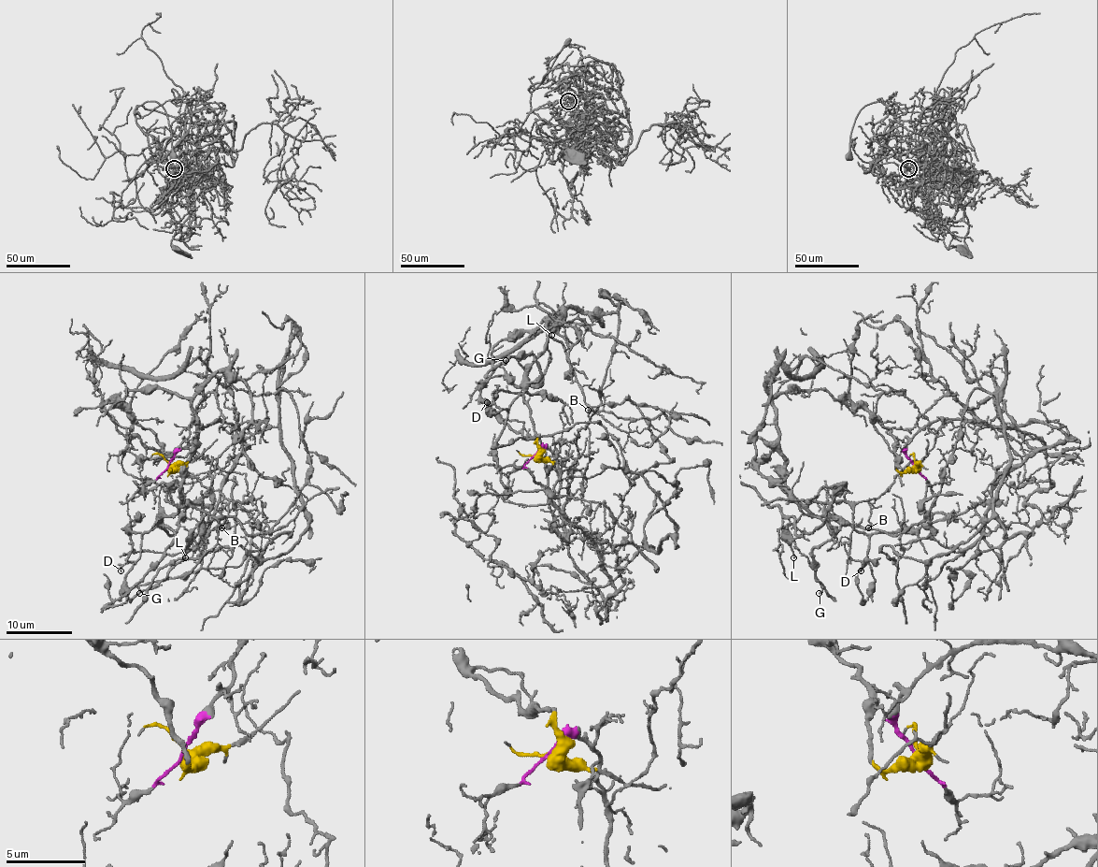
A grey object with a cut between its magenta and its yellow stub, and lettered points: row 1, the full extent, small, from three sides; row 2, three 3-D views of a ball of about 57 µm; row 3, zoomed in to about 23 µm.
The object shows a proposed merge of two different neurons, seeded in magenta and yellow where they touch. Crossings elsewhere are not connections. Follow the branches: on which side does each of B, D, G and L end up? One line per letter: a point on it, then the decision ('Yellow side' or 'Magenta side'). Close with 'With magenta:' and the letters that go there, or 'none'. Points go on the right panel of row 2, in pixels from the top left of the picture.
B: Place: (868, 527). Yellow side
D: Place: (861, 570). Yellow side
G: Place: (819, 593). Yellow side
L: Place: (793, 557). Yellow side
With magenta: none

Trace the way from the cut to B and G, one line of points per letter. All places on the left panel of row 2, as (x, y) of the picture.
B: (167, 465), (182, 465), (201, 456), (212, 460), (212, 488), (229, 501), (229, 513), (221, 528)
G: (167, 465), (115, 405), (126, 389), (166, 389), (195, 417), (179, 510), (161, 518), (174, 540), (139, 593)

